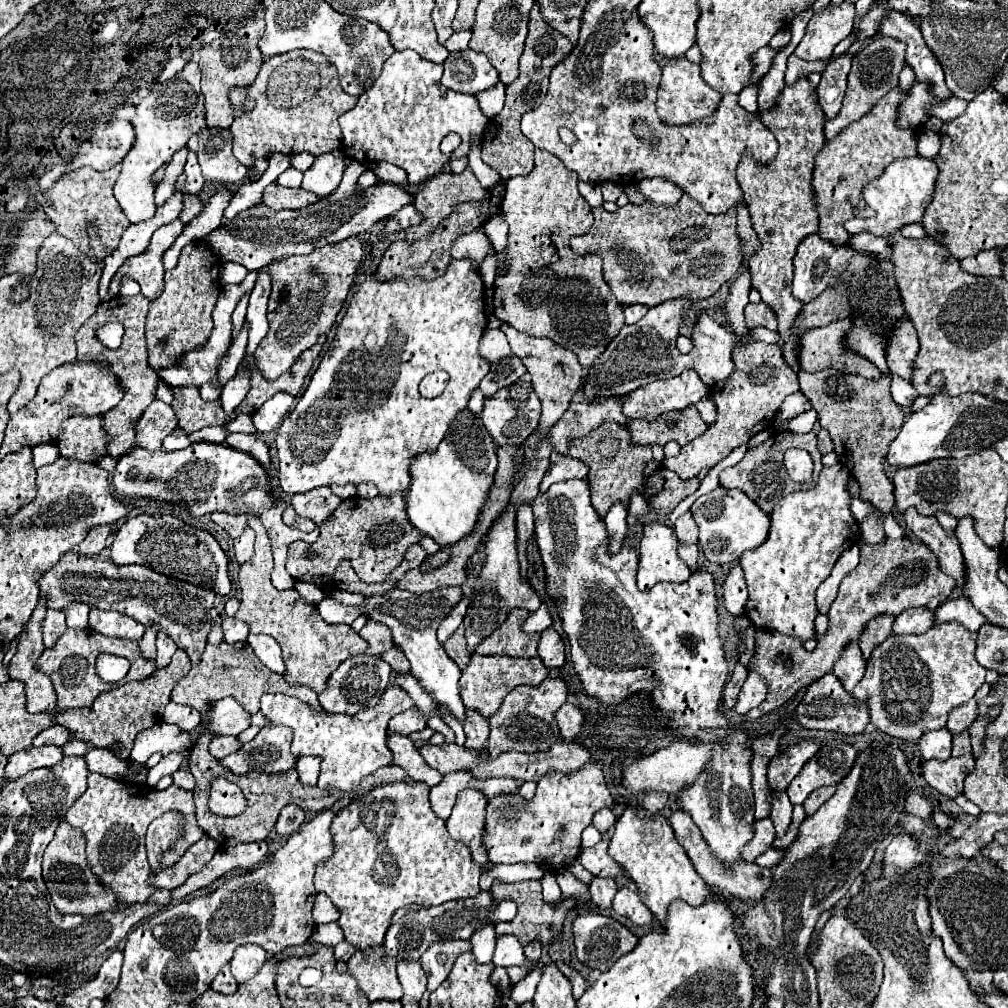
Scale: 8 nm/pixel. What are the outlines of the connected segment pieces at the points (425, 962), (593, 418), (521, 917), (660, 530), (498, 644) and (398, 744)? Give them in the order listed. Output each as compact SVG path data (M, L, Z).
M449 939L449 941L441 941L441 943L433 943L425 955L421 957L421 967L427 973L429 991L435 991L445 977L449 975L455 959L471 949L471 941L459 941L459 939Z
M583 391L575 395L575 399L571 401L569 409L563 413L563 417L557 421L557 425L549 431L549 439L553 443L553 449L559 451L559 453L567 453L567 441L573 439L573 437L583 437L585 433L589 433L589 429L595 429L595 425L599 425L601 421L607 421L607 419L613 419L613 421L623 421L625 425L625 415L621 413L621 397L611 397L611 399L605 399L605 401L585 401L583 397Z
M521 881L521 883L509 883L509 885L493 883L491 891L493 891L495 899L501 901L501 897L509 897L519 907L519 913L517 913L517 917L513 921L507 921L503 925L495 925L497 937L509 933L509 935L515 935L521 945L527 945L533 939L539 939L543 943L543 947L547 947L549 941L553 939L553 935L561 930L568 911L581 903L589 904L589 901L591 902L589 898L562 896L559 902L552 907L549 903L545 903L543 897L541 897L541 881Z
M647 521L639 543L637 587L649 591L659 581L685 583L691 569L677 555L677 535L661 521Z
M513 609L513 613L509 613L507 621L495 633L491 633L485 641L481 641L475 647L475 651L479 655L507 653L509 657L535 657L539 633L535 633L535 635L521 633L521 621L525 621L527 615L529 615L529 611L525 611L525 609Z
M387 731L387 749L393 753L393 765L399 765L405 769L407 777L411 781L423 781L427 785L437 785L443 777L431 769L425 759L415 751L413 741L409 737L403 737L399 733Z

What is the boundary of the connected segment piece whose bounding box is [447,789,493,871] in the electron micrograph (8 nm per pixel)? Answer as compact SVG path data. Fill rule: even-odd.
M463 789L457 795L457 803L447 819L447 831L455 841L463 841L471 847L473 859L489 871L493 865L485 861L485 849L481 849L481 829L485 819L487 797L477 789Z

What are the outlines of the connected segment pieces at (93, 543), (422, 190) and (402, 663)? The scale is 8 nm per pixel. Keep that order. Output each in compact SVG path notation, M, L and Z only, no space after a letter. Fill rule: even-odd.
M99 525L89 531L85 541L79 545L79 553L97 555L105 549L105 539L111 535L111 525Z
M467 167L463 173L459 173L459 175L449 173L449 171L441 171L441 173L437 173L435 177L423 181L423 183L419 185L417 195L415 195L415 209L417 209L417 213L421 213L423 221L421 221L419 225L407 229L407 233L405 233L407 241L417 241L417 239L421 239L421 237L427 237L429 233L433 233L433 229L438 227L445 215L453 213L453 209L455 209L457 203L461 203L461 201L471 201L471 199L481 199L483 195L485 195L485 189L481 187L481 183L477 181L477 177L473 175L473 171L471 171L469 167Z
M397 647L389 649L387 653L383 653L381 659L387 661L393 671L397 671L397 673L409 673L409 661L407 661L407 657Z

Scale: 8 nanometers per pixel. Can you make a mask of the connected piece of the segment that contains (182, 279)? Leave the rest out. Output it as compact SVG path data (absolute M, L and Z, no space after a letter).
M193 241L185 245L179 255L177 267L165 271L165 289L159 299L151 301L145 323L149 365L153 369L177 365L183 353L197 349L207 341L213 329L211 311L215 307L221 287L219 271L221 271L221 261L205 241Z

